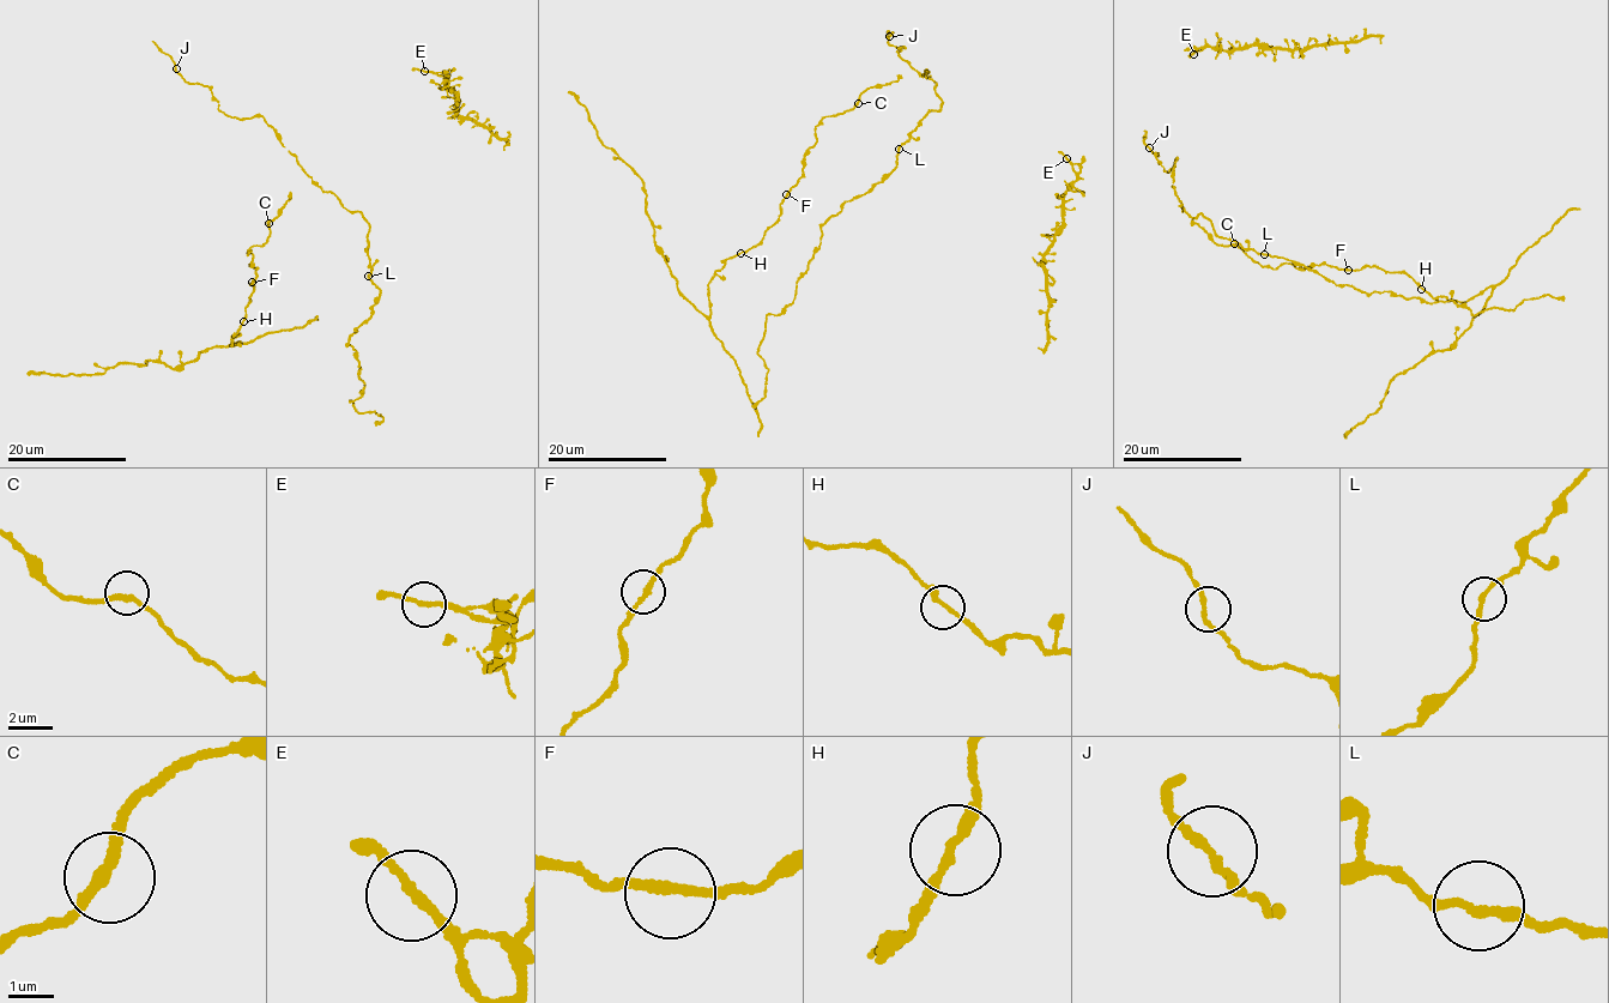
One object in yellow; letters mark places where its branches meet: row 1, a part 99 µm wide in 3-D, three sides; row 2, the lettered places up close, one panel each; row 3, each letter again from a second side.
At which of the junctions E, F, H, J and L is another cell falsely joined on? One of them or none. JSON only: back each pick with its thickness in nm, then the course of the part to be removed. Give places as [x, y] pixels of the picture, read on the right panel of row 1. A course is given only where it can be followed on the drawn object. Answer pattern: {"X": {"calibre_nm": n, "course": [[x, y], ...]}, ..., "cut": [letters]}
{"cut": []}

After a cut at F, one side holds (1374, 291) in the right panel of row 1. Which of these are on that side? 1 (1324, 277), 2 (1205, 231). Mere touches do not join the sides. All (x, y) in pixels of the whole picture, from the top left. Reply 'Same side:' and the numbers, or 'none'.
Same side: 1

